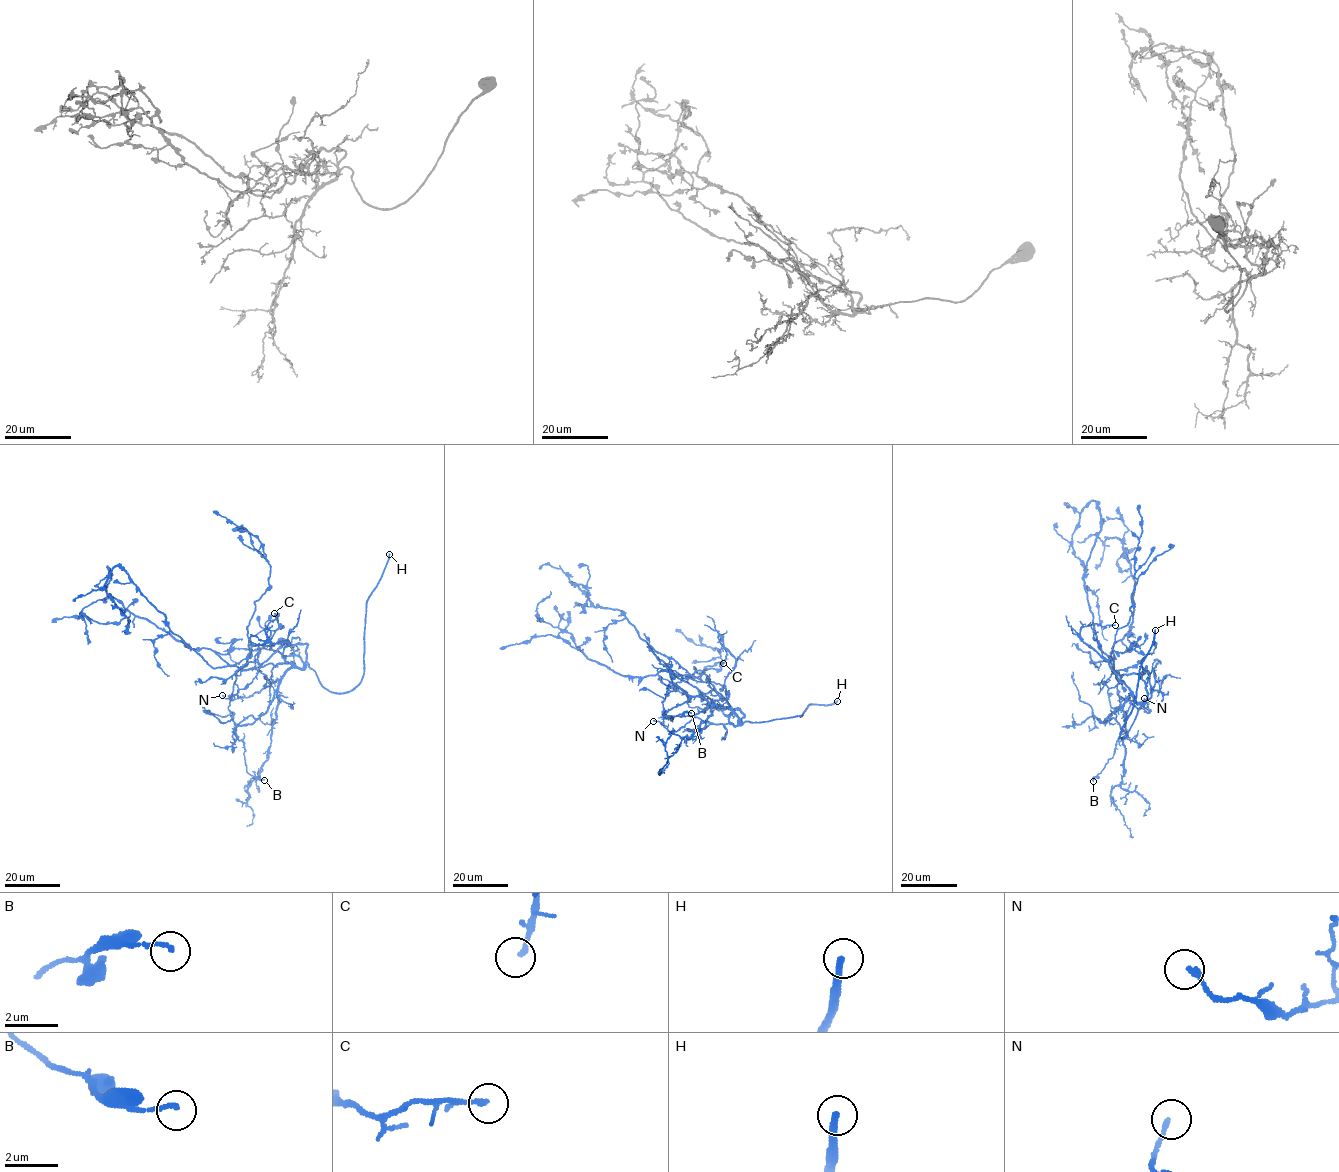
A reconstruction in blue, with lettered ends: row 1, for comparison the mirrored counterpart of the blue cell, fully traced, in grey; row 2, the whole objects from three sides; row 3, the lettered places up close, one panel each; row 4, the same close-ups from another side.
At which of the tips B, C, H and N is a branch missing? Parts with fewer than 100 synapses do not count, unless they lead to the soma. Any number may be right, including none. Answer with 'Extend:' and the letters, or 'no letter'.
Extend: H

